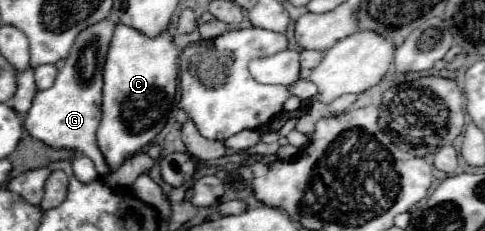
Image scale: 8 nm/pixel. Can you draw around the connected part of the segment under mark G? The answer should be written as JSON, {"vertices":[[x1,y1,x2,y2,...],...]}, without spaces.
{"vertices":[[110,18,100,20,98,24,92,24,84,28,60,68,56,82,52,88,38,92,34,96,32,108,24,116,24,128,34,136,36,140,46,142,52,148,72,148,96,164,96,170,100,176,110,174,110,166,106,164,106,158,96,146,96,128,100,124,100,104,102,104,102,66,106,62,106,52,112,40,116,24]]}

